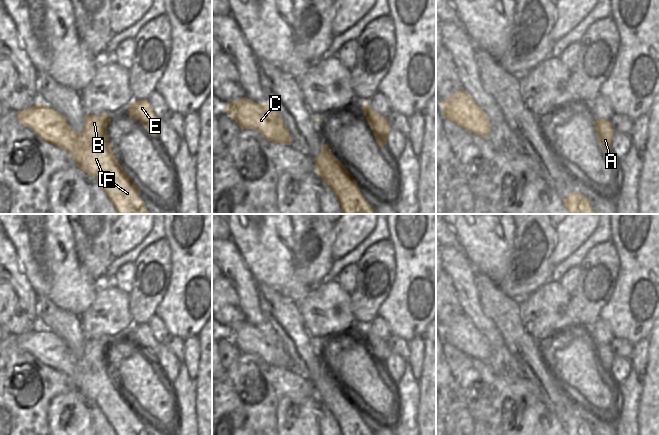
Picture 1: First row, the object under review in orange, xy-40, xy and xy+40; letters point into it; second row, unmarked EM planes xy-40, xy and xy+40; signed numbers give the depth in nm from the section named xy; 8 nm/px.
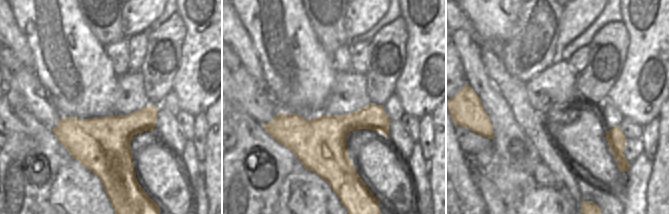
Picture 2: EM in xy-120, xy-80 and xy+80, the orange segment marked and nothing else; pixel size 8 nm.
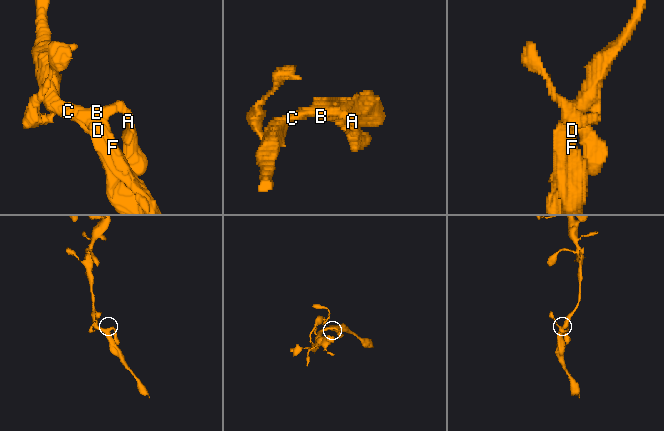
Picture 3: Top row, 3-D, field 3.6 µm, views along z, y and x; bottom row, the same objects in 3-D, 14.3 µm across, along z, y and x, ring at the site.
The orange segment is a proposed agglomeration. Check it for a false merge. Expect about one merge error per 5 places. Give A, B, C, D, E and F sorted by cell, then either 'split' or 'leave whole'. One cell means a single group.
A B C D E F; leave whole

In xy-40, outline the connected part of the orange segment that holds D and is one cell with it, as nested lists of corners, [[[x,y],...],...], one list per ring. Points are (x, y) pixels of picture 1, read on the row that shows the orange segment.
[[[41,102],[28,109],[17,111],[17,118],[22,125],[44,141],[64,149],[75,160],[79,169],[94,177],[115,206],[117,214],[150,214],[145,202],[139,198],[141,189],[131,180],[111,149],[107,134],[107,126],[111,121],[108,114],[85,115],[82,133],[76,133],[61,113]]]

